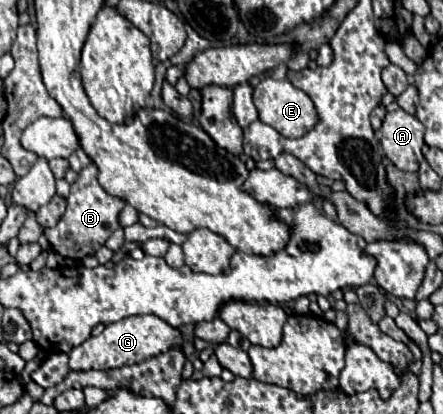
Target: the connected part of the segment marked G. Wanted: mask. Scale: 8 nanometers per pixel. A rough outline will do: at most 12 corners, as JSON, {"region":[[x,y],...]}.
{"region":[[157,315],[109,323],[69,353],[75,371],[135,365],[183,349]]}

